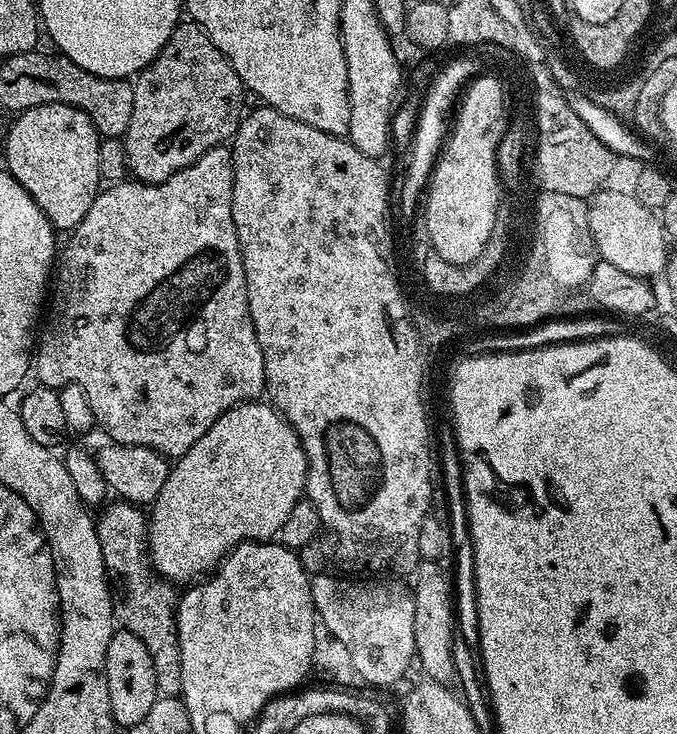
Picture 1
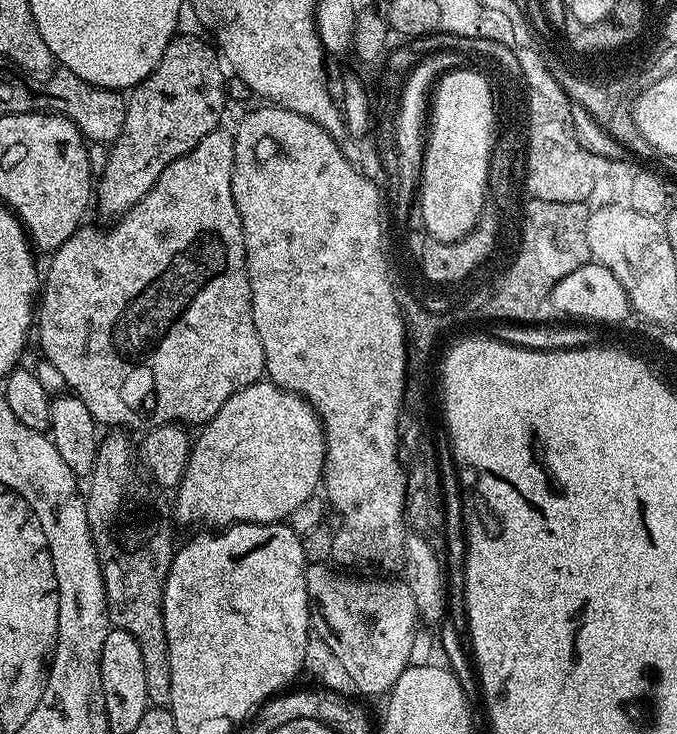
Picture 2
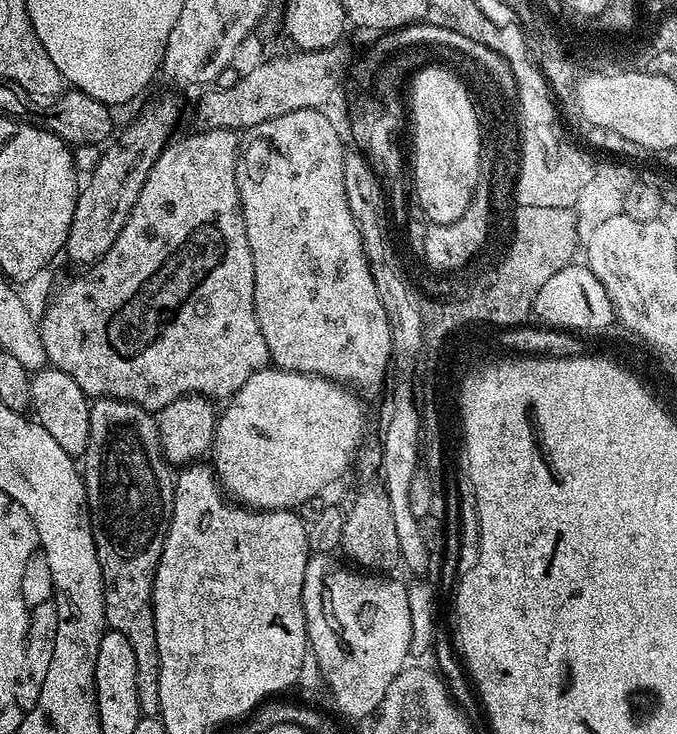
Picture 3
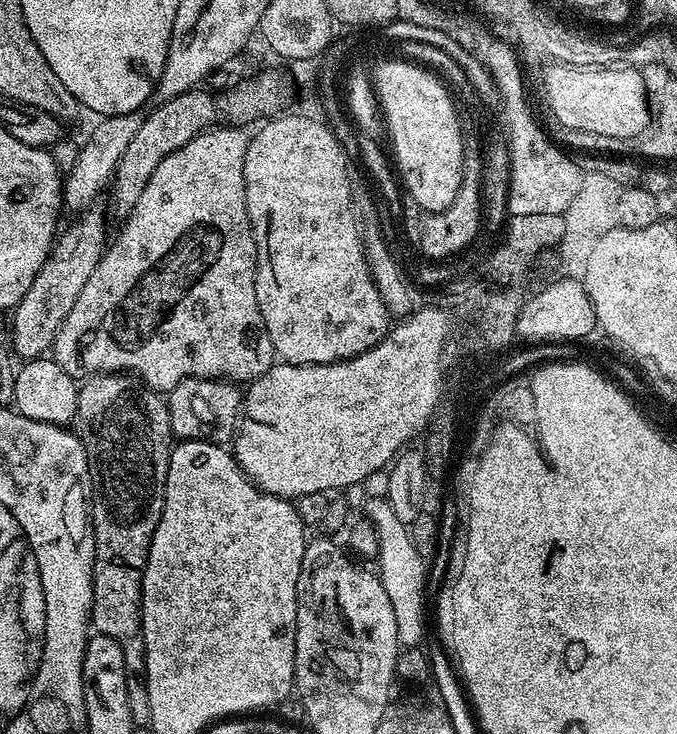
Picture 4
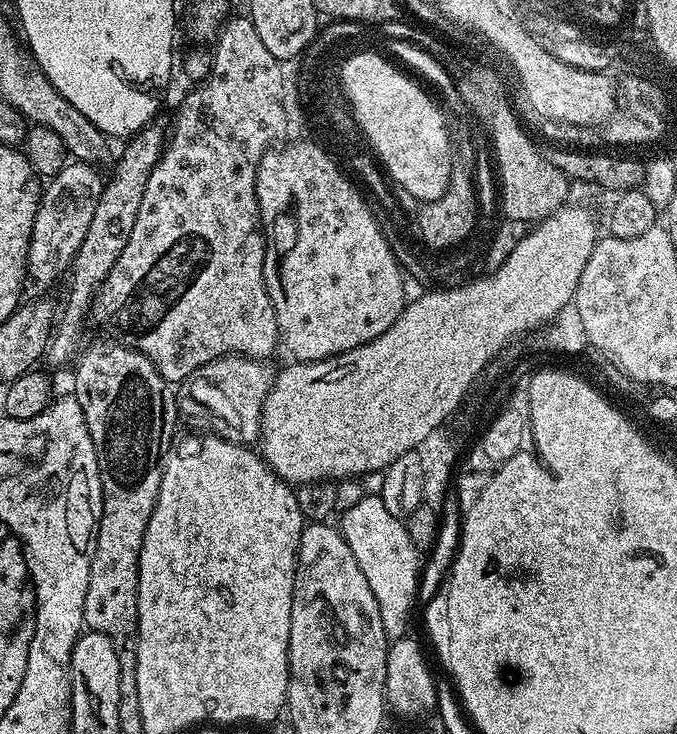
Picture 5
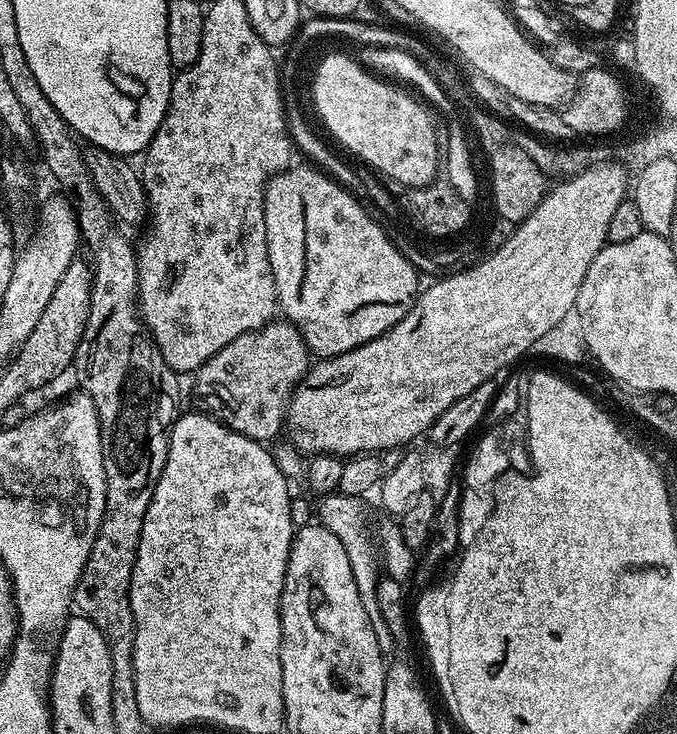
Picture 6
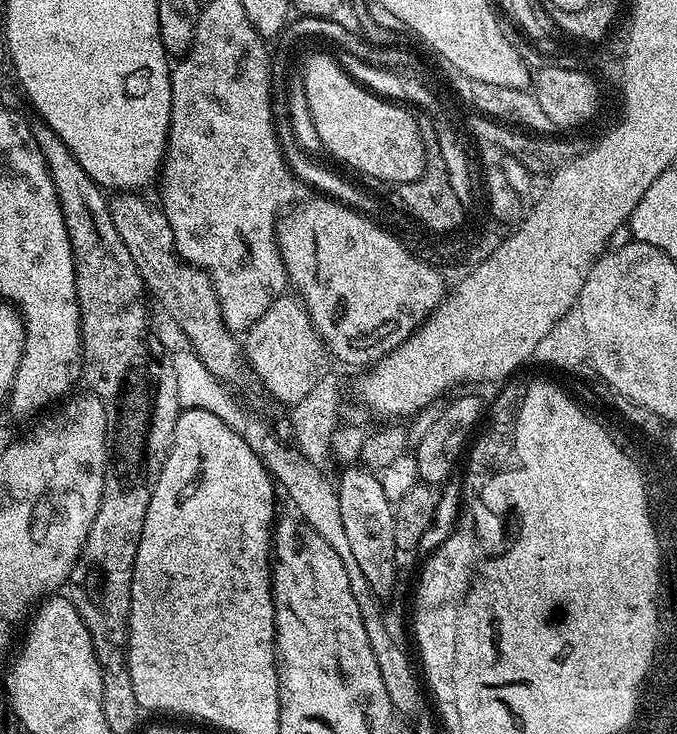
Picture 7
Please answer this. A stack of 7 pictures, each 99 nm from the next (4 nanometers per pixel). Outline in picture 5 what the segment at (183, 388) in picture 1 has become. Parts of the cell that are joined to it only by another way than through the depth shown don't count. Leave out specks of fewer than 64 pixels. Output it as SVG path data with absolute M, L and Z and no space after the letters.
M229 15L219 29L219 35L214 40L211 49L212 69L208 79L197 83L196 88L180 104L176 112L176 125L170 128L170 135L166 140L164 153L160 161L154 166L150 178L142 194L142 206L138 209L138 222L134 222L134 230L130 230L130 242L126 242L126 250L118 254L118 262L114 262L114 270L102 282L96 291L96 298L92 301L91 315L96 316L100 324L109 320L120 332L129 336L131 347L137 348L143 356L148 356L154 362L156 371L163 380L169 382L182 382L194 370L206 366L220 356L239 354L253 358L268 358L268 355L278 348L278 329L276 326L276 311L270 302L270 294L266 290L264 281L264 223L260 221L260 207L256 193L256 175L258 166L262 162L265 152L273 147L270 142L272 136L282 134L284 128L284 115L278 110L278 83L280 61L266 50L262 38L258 38L258 30L254 30L251 15Z

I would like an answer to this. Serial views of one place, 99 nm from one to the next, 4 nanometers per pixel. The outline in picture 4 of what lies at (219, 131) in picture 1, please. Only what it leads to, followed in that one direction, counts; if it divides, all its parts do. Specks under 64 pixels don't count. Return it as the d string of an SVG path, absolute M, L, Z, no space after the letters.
M100 206L84 209L73 220L76 221L69 226L68 232L59 233L58 239L53 243L52 253L46 258L42 270L38 270L38 278L34 278L30 290L26 290L26 298L22 298L22 302L11 309L10 348L25 361L43 357L51 349L62 322L66 322L66 314L70 314L74 302L78 302L78 294L82 294L82 286L86 286L90 274L94 274L94 266L98 266L104 257L110 232L108 236L108 224L104 221L104 212Z

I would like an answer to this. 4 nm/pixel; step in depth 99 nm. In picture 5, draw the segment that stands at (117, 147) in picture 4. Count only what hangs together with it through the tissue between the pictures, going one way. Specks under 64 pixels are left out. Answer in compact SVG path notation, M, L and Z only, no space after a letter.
M69 162L43 185L38 214L28 239L27 279L31 283L33 280L36 284L52 284L72 267L74 254L78 254L78 246L86 238L86 229L94 218L94 209L106 183L105 177L96 172L99 171L91 164Z

